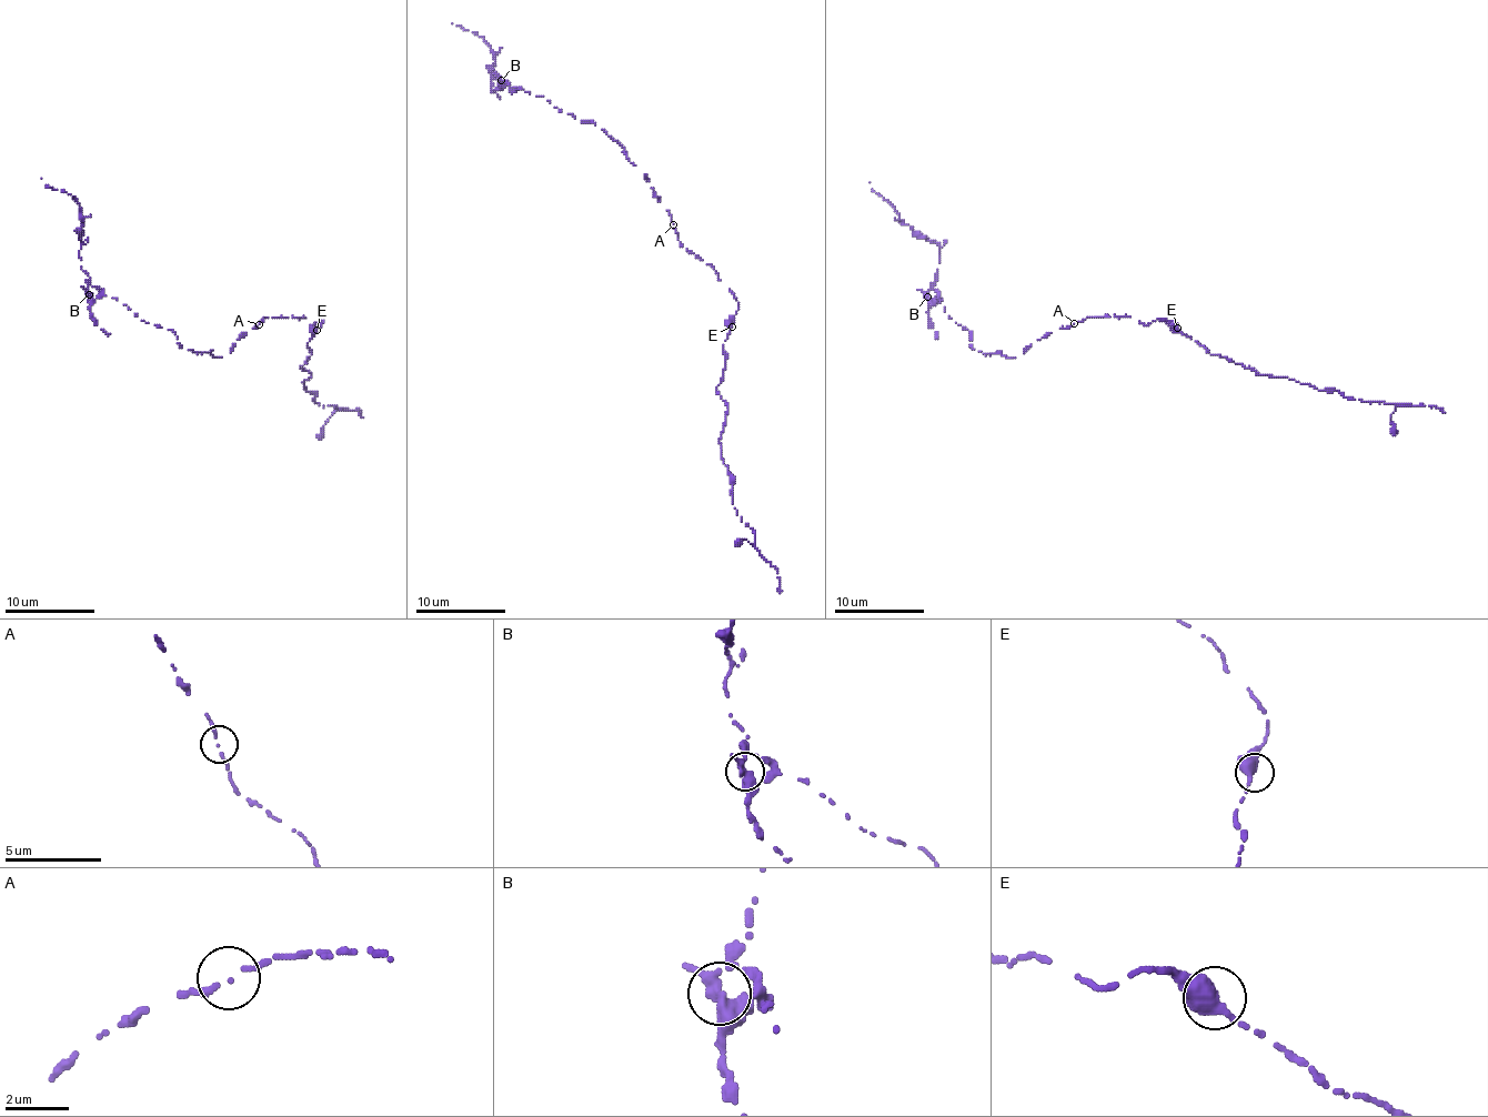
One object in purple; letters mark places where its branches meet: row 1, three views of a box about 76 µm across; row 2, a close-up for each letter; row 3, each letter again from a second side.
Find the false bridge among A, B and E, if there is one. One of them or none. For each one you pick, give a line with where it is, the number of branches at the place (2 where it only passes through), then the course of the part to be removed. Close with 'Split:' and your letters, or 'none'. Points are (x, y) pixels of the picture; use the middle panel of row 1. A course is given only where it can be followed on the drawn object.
B: at (501, 80); 3 branches meet; foreign part runs (500, 80), (502, 88), (493, 92), (491, 79), (495, 59), (491, 46), (481, 37), (452, 23)
Split: B

